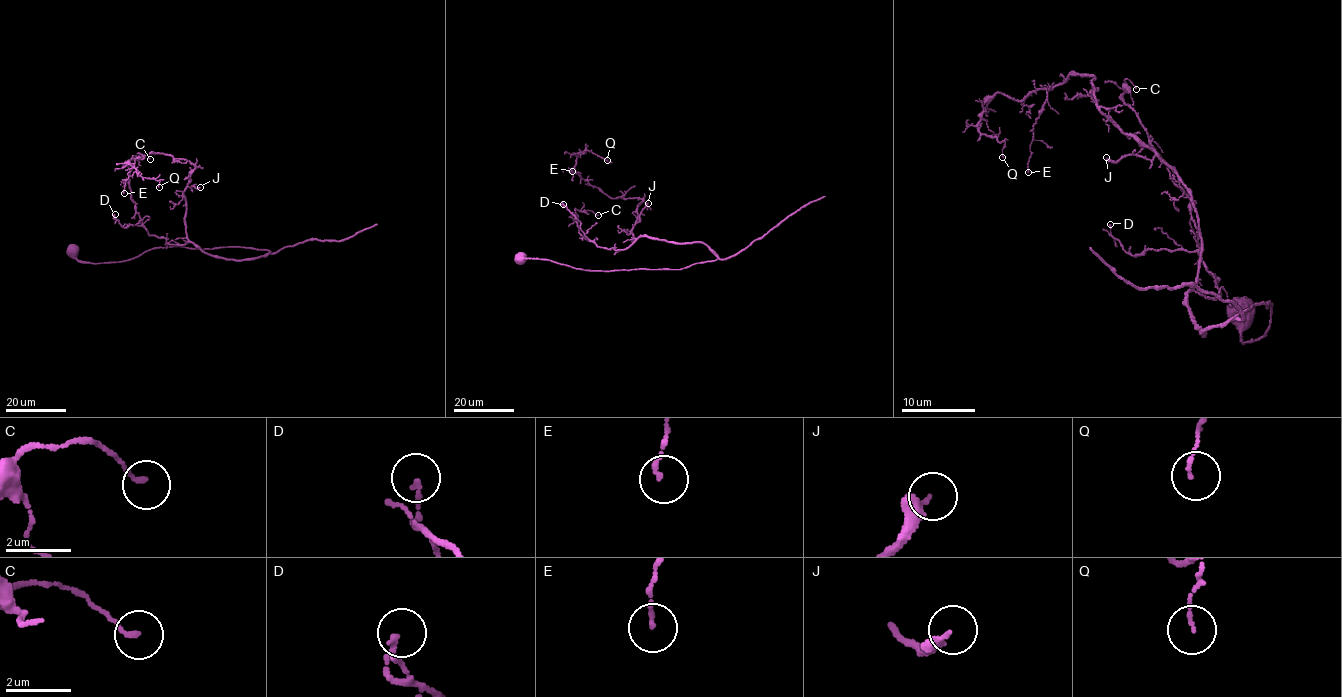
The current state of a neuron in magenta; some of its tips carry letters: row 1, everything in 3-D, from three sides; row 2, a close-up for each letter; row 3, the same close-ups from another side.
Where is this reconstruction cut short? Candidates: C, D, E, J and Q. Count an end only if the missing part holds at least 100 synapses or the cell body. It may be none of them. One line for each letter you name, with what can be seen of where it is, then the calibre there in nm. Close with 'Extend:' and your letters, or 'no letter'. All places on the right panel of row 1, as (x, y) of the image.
Extend: no letter

